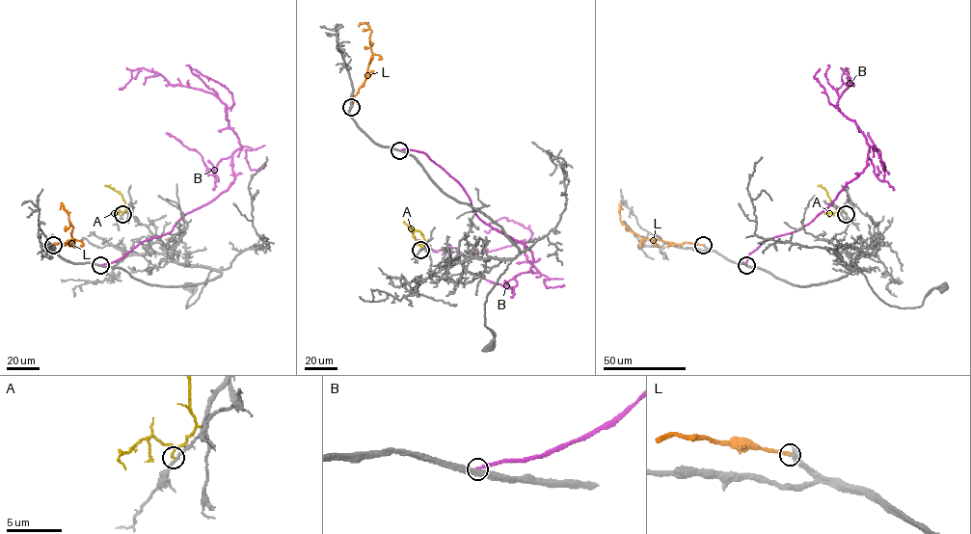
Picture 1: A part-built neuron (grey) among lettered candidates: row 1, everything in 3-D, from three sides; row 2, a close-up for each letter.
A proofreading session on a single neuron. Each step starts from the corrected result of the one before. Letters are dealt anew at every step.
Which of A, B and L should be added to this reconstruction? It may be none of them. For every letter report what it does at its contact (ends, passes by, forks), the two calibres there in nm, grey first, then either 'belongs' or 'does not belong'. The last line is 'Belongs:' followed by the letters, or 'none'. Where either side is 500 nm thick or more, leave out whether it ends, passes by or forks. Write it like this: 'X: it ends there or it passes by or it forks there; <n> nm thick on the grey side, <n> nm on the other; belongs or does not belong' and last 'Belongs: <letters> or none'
A: it ends there; 200 nm thick on the grey side, 180 nm on the other; does not belong
B: it ends there; 440 nm thick on the grey side, 200 nm on the other; does not belong
L: it ends there; 280 nm thick on the grey side, 240 nm on the other; belongs
Belongs: L

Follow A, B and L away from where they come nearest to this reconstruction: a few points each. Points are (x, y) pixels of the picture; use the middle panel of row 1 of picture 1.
A: (420, 250), (423, 236), (404, 221)
B: (399, 150), (442, 168), (539, 273), (524, 241), (467, 256), (418, 239)
L: (351, 107), (372, 56), (371, 31), (367, 23), (359, 26)

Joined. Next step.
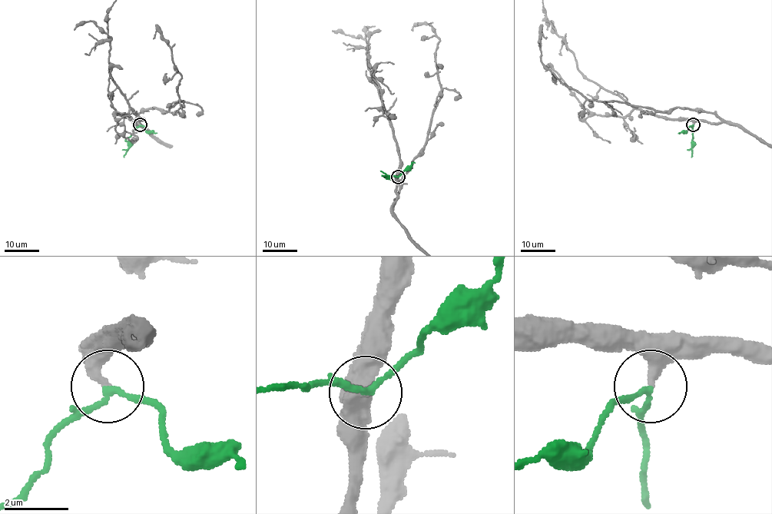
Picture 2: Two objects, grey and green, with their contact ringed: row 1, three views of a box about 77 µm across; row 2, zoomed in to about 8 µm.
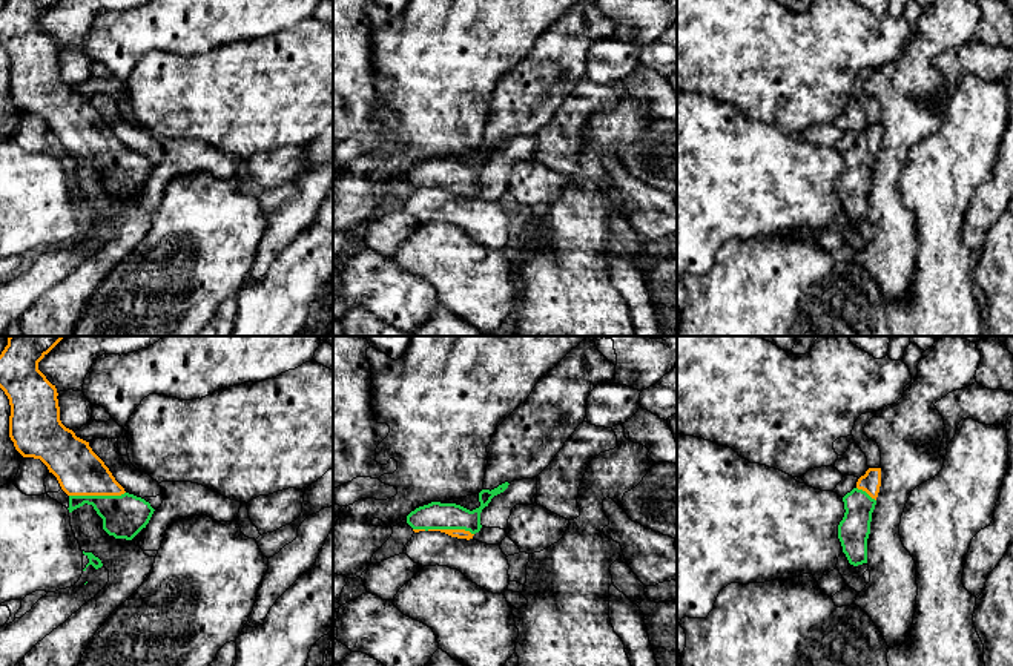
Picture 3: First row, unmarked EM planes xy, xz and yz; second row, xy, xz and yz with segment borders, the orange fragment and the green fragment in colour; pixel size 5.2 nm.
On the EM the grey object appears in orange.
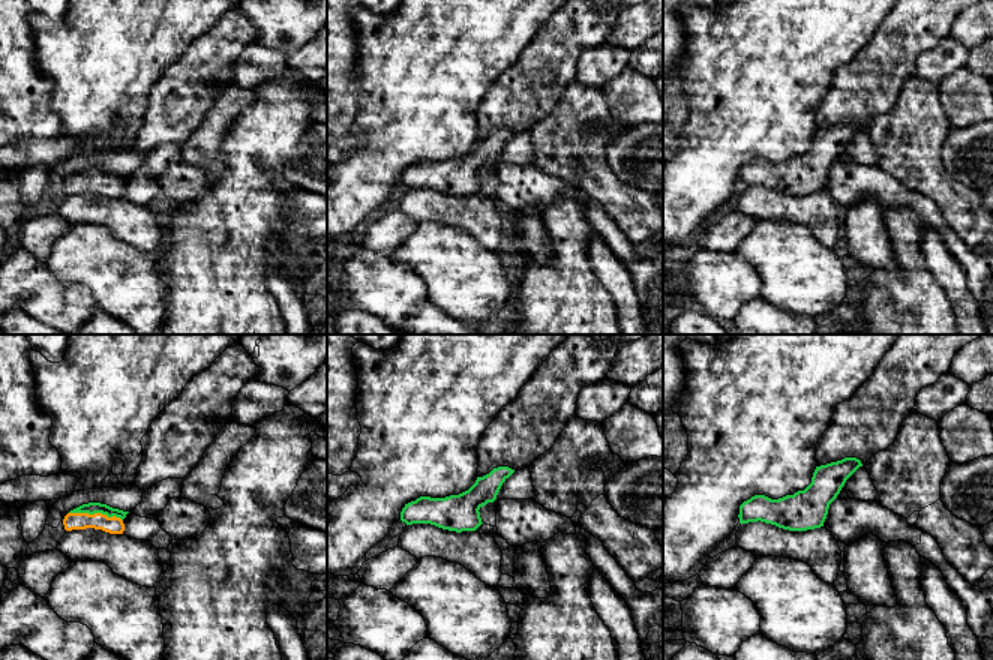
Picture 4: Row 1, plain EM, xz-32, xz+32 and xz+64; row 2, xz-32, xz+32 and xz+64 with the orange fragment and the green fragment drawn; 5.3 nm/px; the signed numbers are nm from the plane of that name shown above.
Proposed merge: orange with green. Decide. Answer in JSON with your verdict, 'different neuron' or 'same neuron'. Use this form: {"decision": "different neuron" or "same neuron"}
{"decision": "same neuron"}

